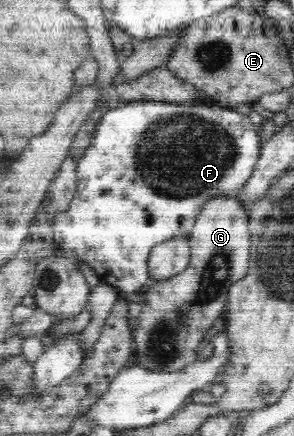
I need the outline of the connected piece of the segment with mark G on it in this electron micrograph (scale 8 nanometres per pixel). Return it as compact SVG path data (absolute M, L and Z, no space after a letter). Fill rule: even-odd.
M239 195L231 198L216 198L205 203L200 215L195 219L193 231L189 235L190 262L181 274L170 279L150 283L139 298L142 309L133 324L133 336L137 347L138 365L151 371L184 370L197 358L197 347L207 339L207 330L219 319L224 317L228 302L229 288L237 284L249 269L250 231L248 213Z

